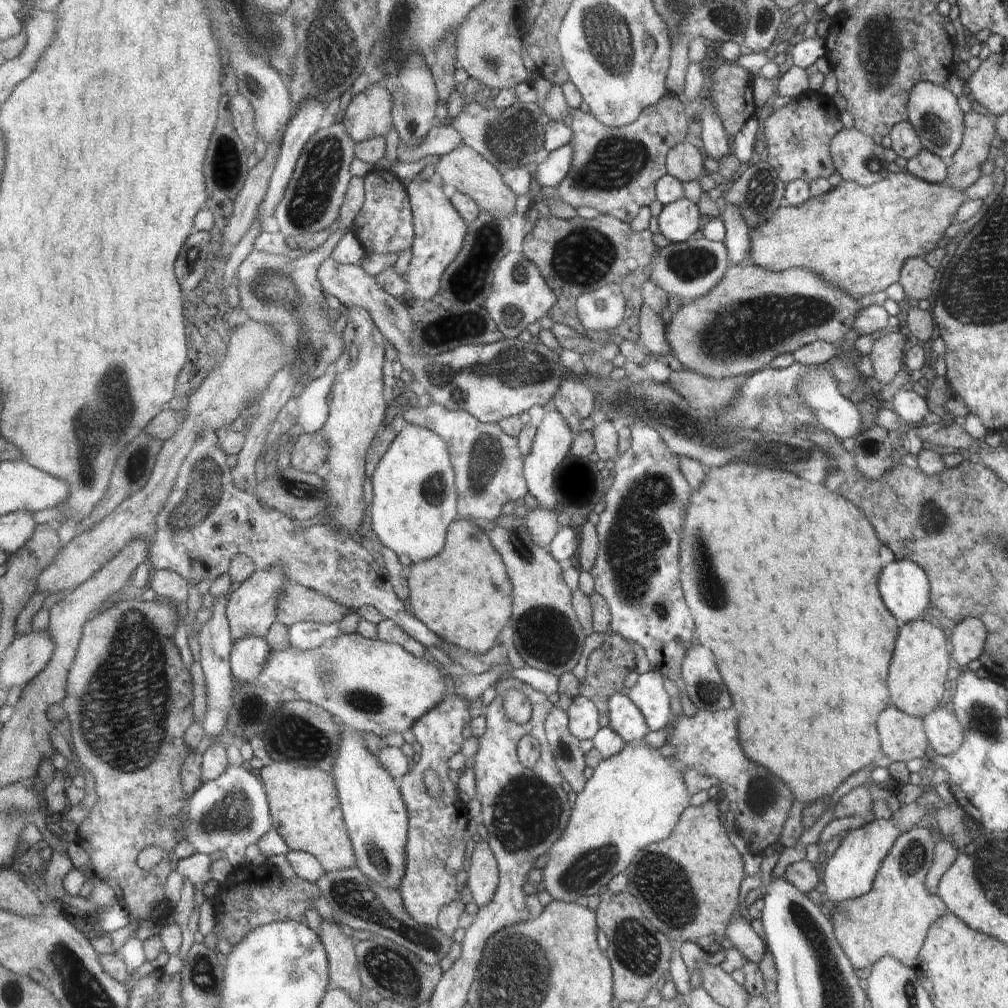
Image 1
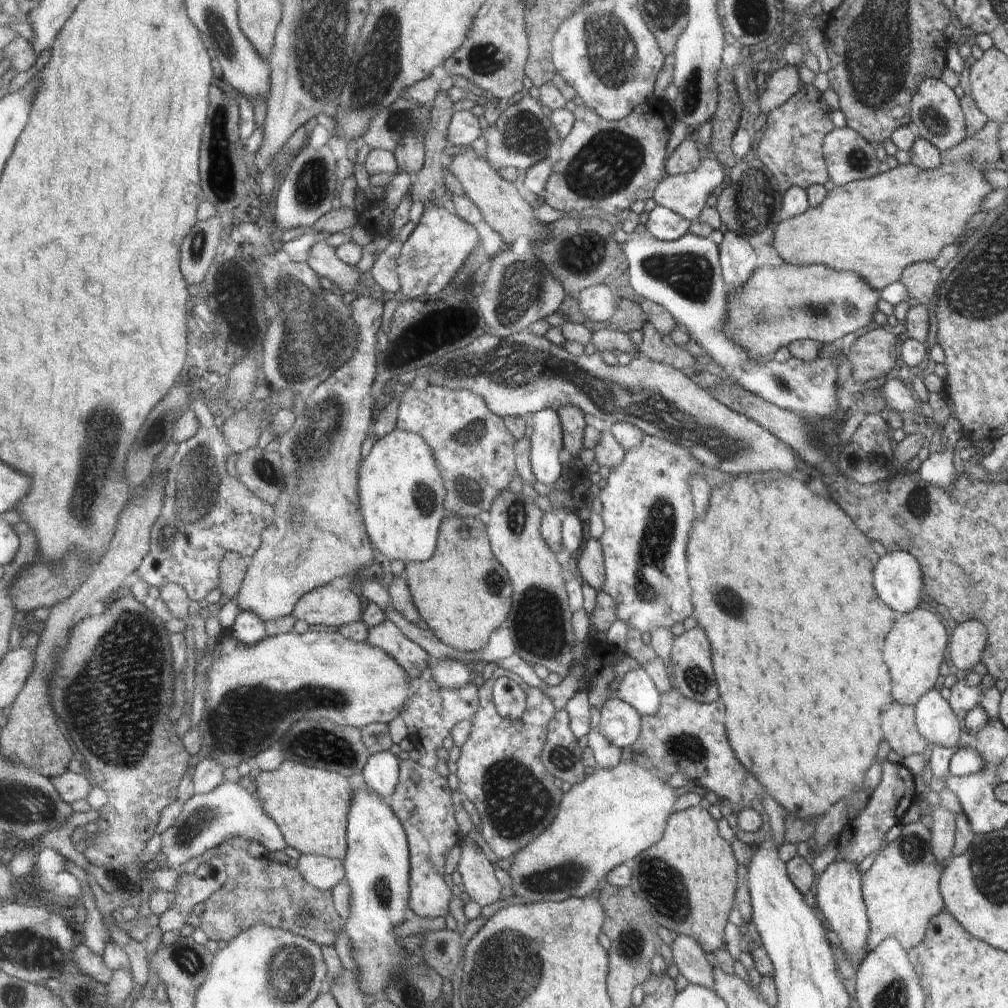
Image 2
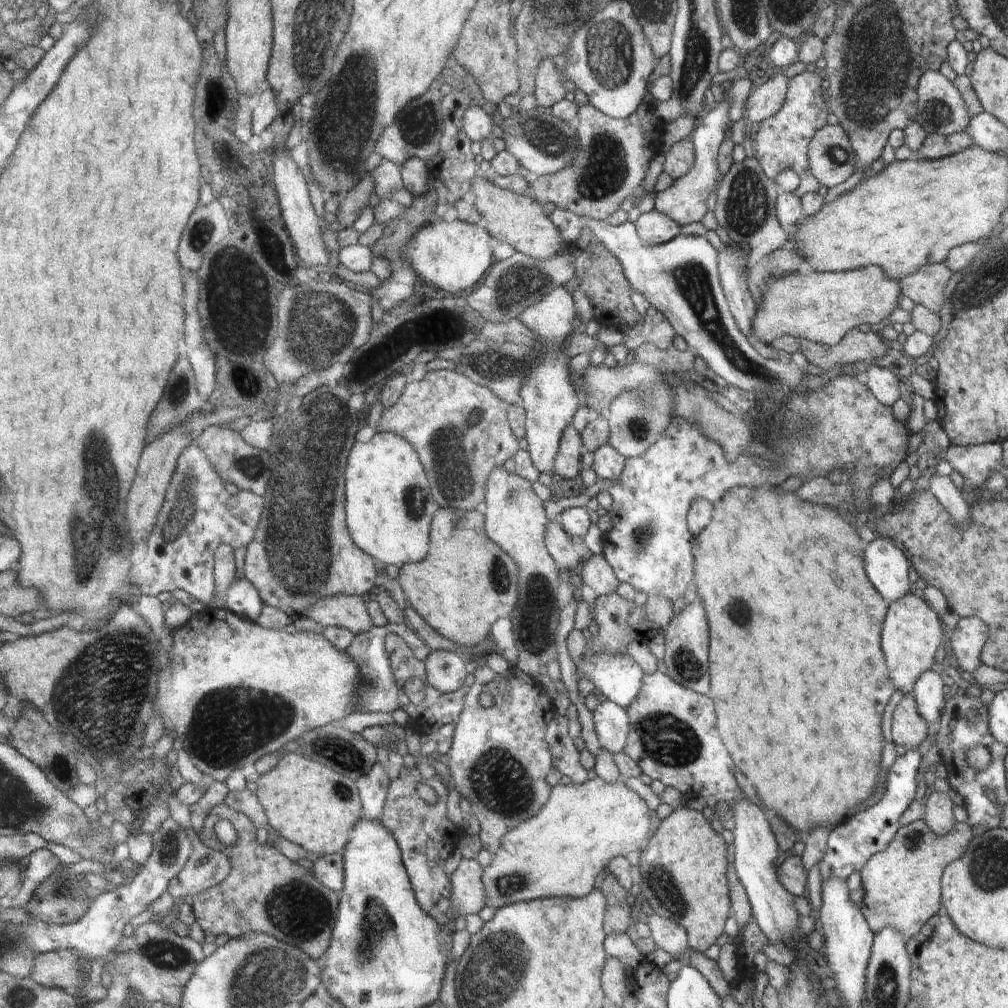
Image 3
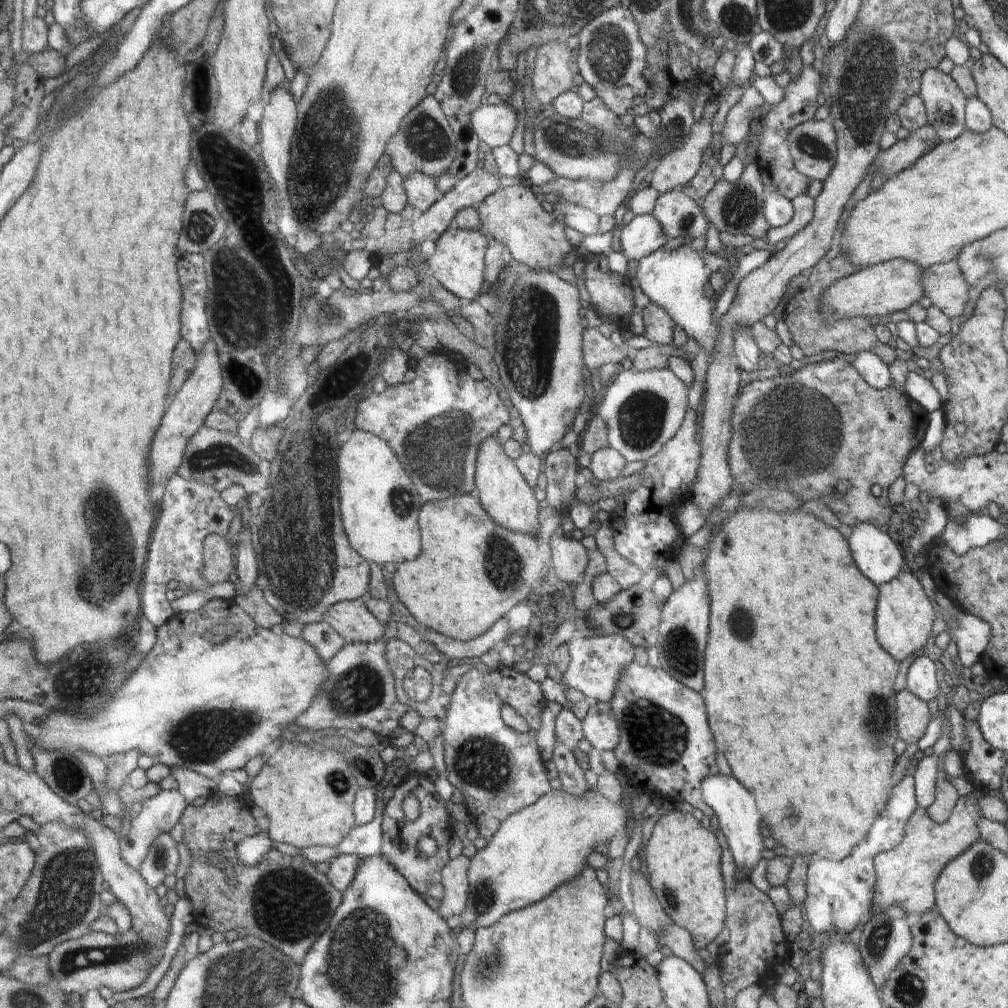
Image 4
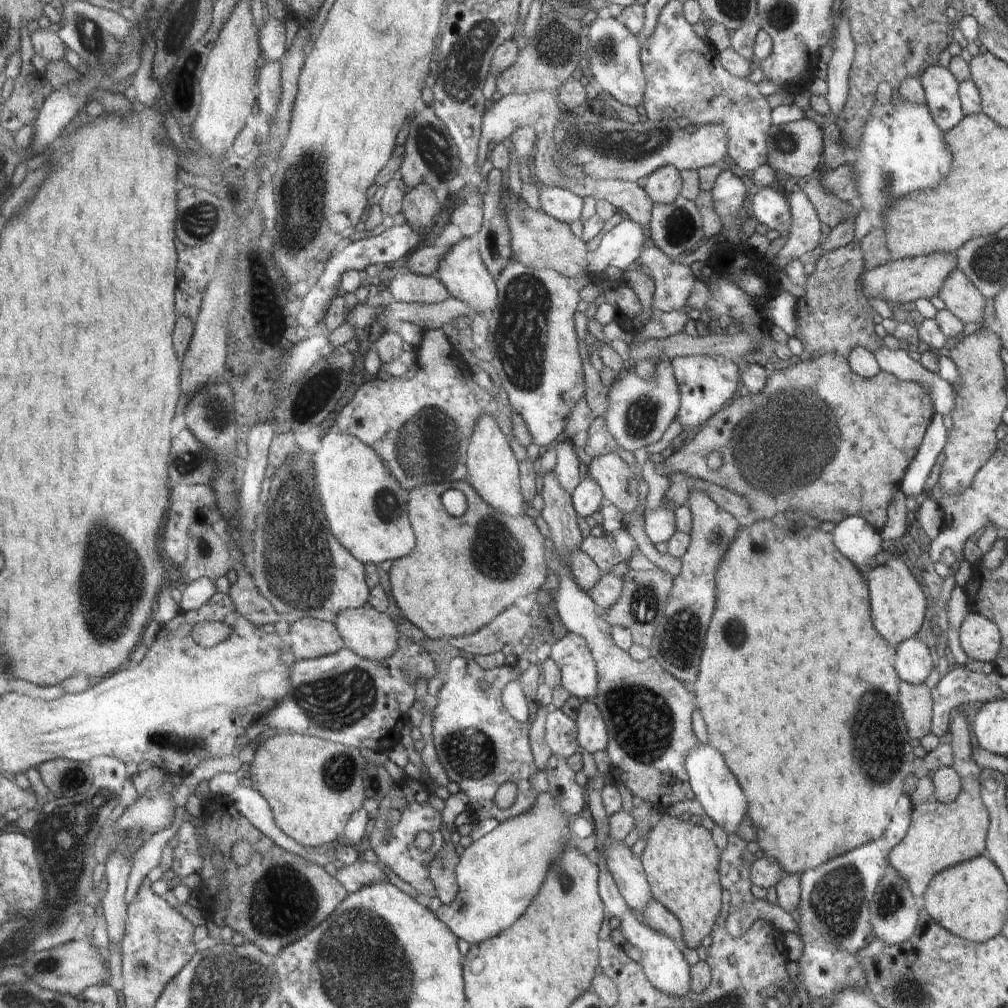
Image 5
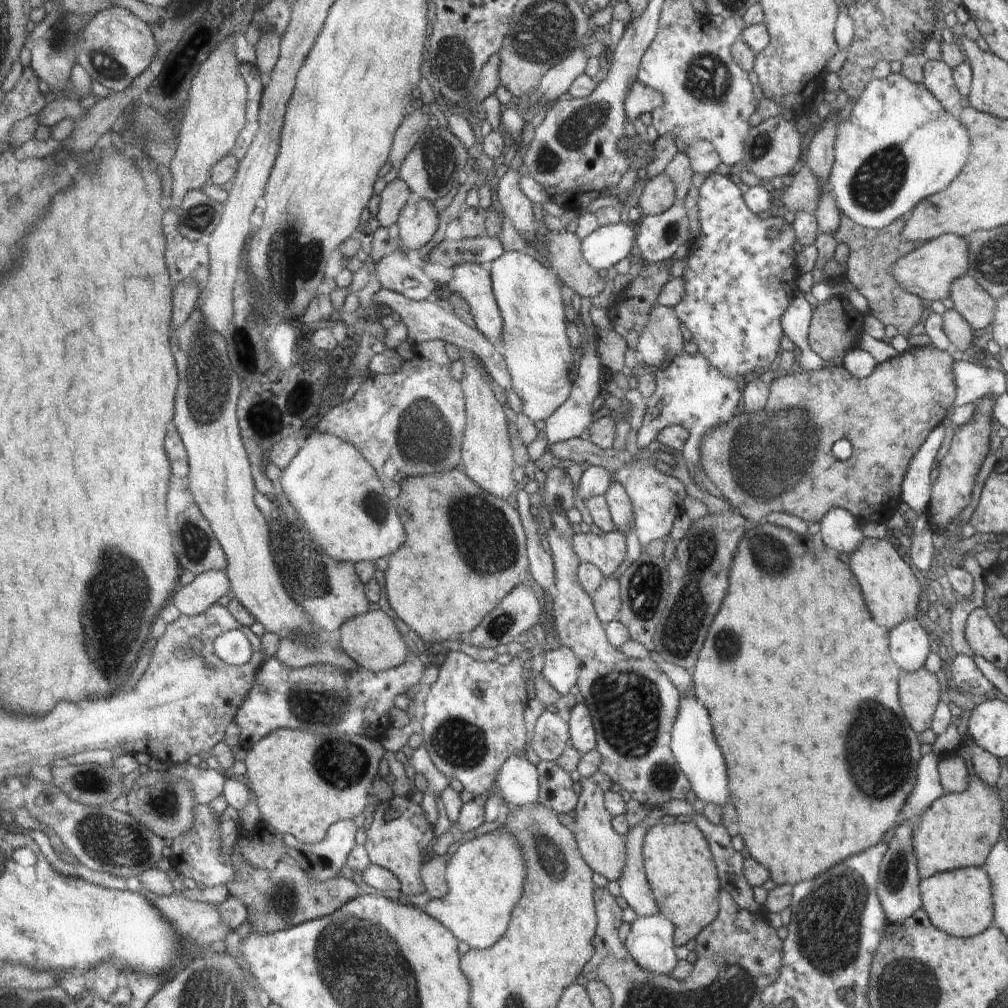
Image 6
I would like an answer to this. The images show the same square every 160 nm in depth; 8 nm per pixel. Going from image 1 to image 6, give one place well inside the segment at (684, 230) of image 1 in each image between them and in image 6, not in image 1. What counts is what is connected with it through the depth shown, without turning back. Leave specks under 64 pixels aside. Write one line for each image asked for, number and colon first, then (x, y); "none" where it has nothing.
2: (664, 224)
3: (654, 227)
4: (644, 233)
5: (621, 247)
6: (607, 245)

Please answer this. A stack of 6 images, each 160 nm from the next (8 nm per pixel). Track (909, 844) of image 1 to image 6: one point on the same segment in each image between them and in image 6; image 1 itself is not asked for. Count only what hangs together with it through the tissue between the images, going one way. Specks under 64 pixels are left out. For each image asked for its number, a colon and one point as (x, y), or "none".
2: (901, 890)
3: (902, 884)
4: (907, 874)
5: (941, 835)
6: (958, 830)

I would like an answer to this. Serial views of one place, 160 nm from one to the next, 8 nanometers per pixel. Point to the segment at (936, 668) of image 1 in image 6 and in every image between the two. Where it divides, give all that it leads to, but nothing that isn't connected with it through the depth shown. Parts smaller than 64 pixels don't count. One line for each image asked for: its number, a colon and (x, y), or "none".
2: (916, 647)
3: (913, 634)
4: (906, 615)
5: (898, 604)
6: (892, 590)

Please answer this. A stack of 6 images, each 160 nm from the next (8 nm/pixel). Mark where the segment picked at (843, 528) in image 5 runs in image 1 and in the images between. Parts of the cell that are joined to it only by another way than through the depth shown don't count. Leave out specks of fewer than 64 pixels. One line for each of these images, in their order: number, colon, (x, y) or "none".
1: (905, 587)
2: (898, 575)
3: (889, 568)
4: (879, 557)

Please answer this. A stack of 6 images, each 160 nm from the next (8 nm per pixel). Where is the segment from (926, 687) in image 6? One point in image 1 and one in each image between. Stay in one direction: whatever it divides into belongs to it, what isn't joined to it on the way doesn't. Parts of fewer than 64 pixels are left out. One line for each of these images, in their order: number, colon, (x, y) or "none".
1: (903, 736)
2: (902, 732)
3: (909, 729)
4: (912, 715)
5: (917, 705)

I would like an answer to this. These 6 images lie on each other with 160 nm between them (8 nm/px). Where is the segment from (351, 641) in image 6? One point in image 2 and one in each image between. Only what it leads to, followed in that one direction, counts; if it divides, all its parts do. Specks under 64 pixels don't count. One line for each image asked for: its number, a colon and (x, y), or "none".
2: (333, 605)
3: (339, 610)
4: (351, 619)
5: (364, 630)

